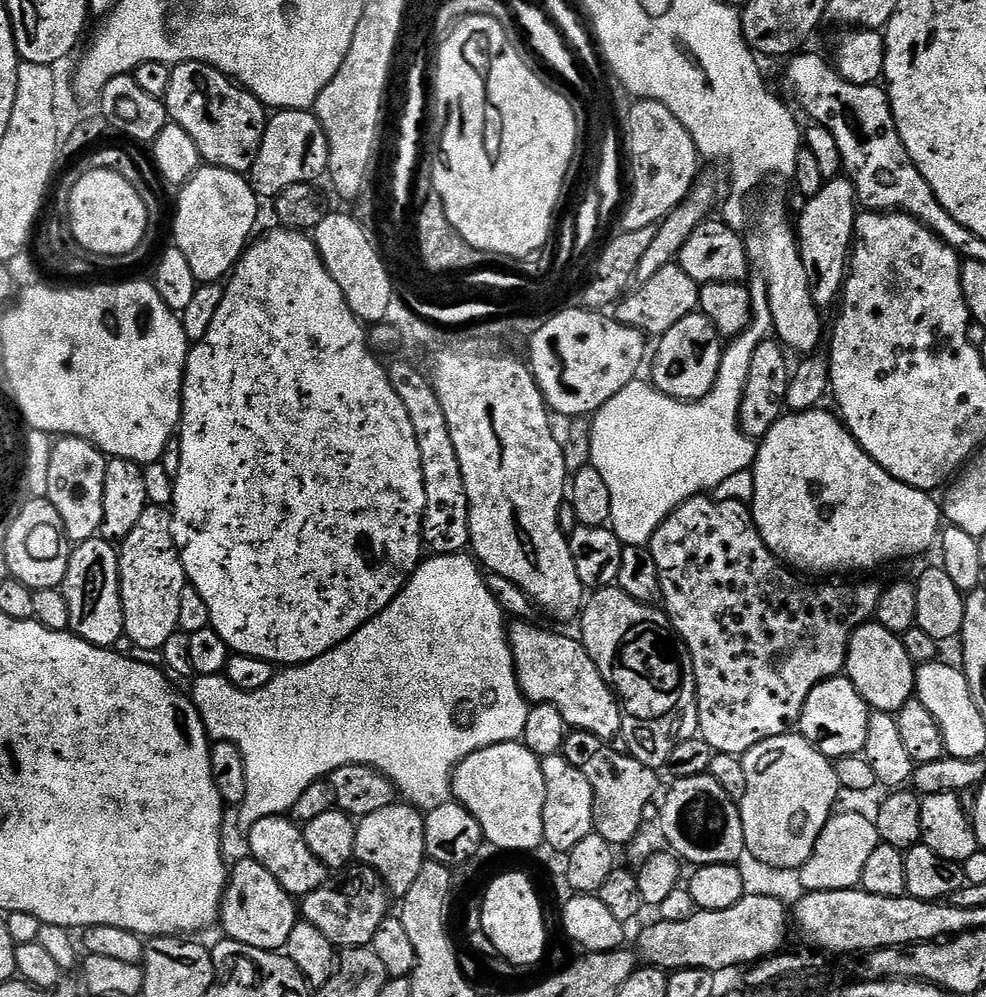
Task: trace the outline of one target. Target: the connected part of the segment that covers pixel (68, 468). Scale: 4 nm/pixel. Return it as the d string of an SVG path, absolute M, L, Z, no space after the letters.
M60 436L53 443L47 471L47 499L61 519L64 532L73 545L100 536L102 526L102 489L106 486L108 460L89 440L77 436Z

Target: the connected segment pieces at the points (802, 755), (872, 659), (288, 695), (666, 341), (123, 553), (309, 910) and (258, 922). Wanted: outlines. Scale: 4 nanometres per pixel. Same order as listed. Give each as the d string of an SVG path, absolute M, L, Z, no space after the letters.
M798 732L779 735L752 747L741 757L746 773L746 793L738 801L743 824L744 847L747 855L768 866L798 870L804 866L817 844L826 822L833 815L833 806L841 795L835 763L821 754L808 739Z
M863 624L850 638L846 675L858 694L862 694L869 709L893 714L900 712L902 706L913 699L916 691L916 670L917 665L912 663L910 654L906 654L906 646L902 646L900 636L886 630L881 624Z
M457 554L455 556L429 555L413 572L411 578L404 583L403 590L396 595L370 622L362 625L357 632L350 634L346 642L334 646L326 654L314 658L305 664L285 667L277 671L276 676L262 690L243 692L233 686L228 677L196 676L191 681L192 692L190 699L204 723L204 729L213 741L225 740L236 744L242 750L242 758L246 762L246 798L238 805L241 829L247 830L254 826L254 822L262 822L267 816L282 816L291 813L294 802L298 802L302 790L316 780L322 780L332 775L338 766L351 764L365 764L392 782L392 787L413 808L427 810L449 803L452 796L452 772L460 765L462 758L482 750L486 746L505 744L511 740L519 741L526 730L526 718L530 701L524 697L520 683L516 677L516 667L512 657L512 648L508 645L508 630L506 627L506 613L494 598L490 590L485 573L481 565L471 555Z
M691 312L682 322L670 326L670 330L659 337L656 357L652 360L651 383L658 391L675 400L700 400L716 381L722 355L722 337L716 332L711 319L703 312Z
M150 506L142 510L142 518L138 518L138 526L130 530L130 534L119 545L120 554L120 597L124 611L124 636L136 650L160 652L166 638L180 628L178 606L182 606L182 590L186 587L184 567L180 561L180 551L172 537L172 514L168 508Z
M360 864L331 877L303 897L300 912L307 923L318 927L337 948L369 947L377 927L389 915L388 900L390 894L381 877L372 868Z
M245 858L230 868L228 886L220 902L219 919L231 939L246 946L264 948L267 952L283 949L290 938L290 930L298 923L298 904L290 893L282 890L278 878L257 860Z

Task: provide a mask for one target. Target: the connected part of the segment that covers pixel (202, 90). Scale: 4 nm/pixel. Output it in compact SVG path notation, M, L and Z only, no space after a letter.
M187 60L172 68L170 90L166 90L163 102L168 108L169 121L182 126L182 130L194 138L194 146L198 146L198 154L205 165L251 173L254 158L258 158L262 146L264 127L270 119L259 98L209 64Z

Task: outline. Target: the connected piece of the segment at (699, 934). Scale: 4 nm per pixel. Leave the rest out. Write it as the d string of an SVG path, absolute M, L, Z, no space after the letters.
M745 894L730 910L697 910L686 922L666 922L657 919L640 936L638 956L645 965L662 968L665 972L677 972L687 968L701 968L717 974L723 974L727 968L736 968L739 964L751 966L765 956L774 956L785 947L788 940L788 920L790 924L790 908L778 898L762 898L762 894L753 896Z

